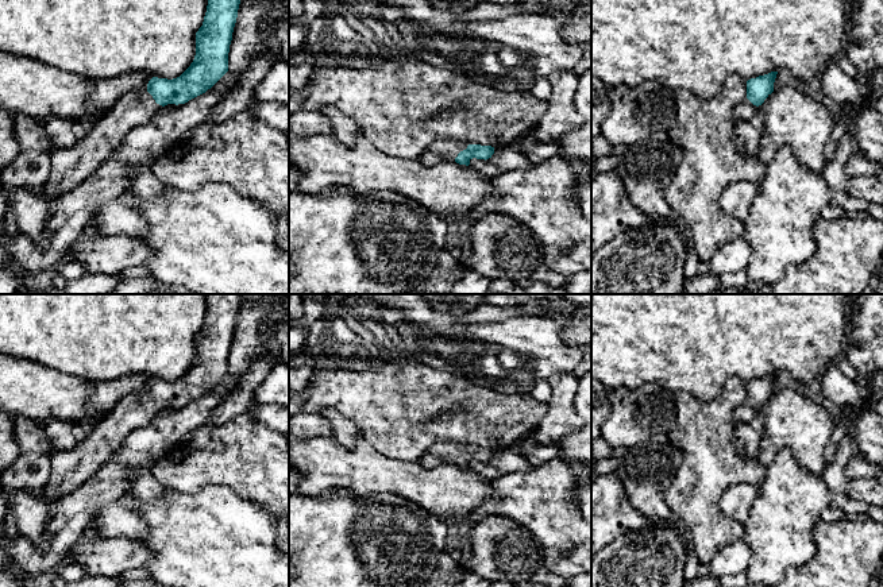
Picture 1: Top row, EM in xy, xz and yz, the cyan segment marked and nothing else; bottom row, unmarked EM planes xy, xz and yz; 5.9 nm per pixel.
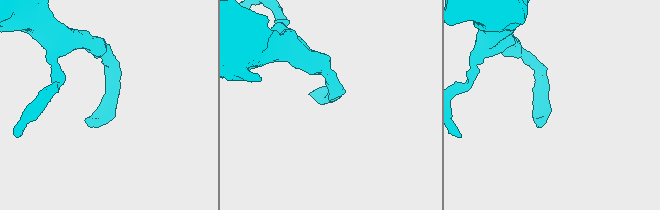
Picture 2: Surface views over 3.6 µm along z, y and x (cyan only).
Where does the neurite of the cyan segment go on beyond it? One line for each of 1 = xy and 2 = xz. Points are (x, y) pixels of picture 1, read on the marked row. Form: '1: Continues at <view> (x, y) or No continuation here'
1: Continues at xy (69, 168)
2: Continues at xz (439, 151)

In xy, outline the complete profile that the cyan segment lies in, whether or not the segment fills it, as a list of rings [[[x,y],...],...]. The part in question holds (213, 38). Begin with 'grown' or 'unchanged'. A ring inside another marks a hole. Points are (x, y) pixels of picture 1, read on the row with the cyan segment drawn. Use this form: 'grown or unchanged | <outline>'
grown | [[[208,0],[203,26],[196,32],[196,55],[190,66],[173,80],[153,77],[146,92],[123,94],[78,144],[72,148],[53,148],[49,178],[45,189],[35,196],[50,201],[73,190],[113,155],[134,127],[153,120],[167,104],[185,104],[211,89],[228,72],[228,53],[239,4],[240,0]]]

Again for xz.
grown | [[[433,142],[419,157],[419,161],[427,166],[440,162],[455,161],[459,165],[470,165],[473,158],[489,159],[494,154],[494,147],[481,144],[466,144],[460,142]]]

